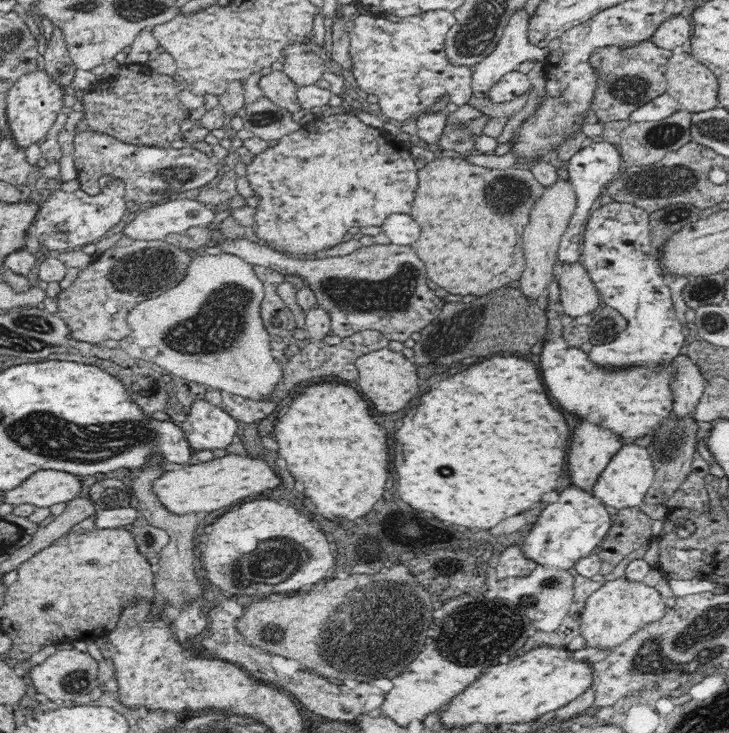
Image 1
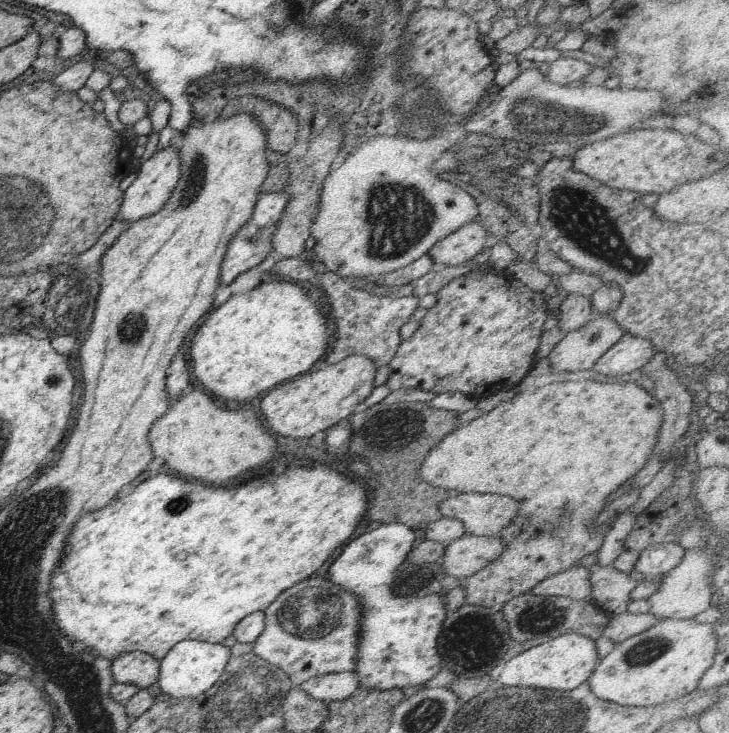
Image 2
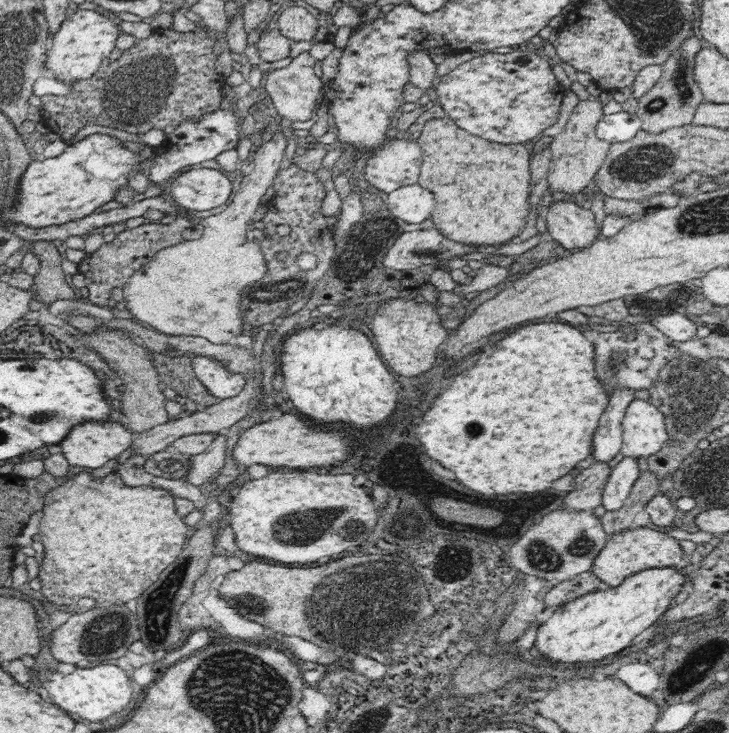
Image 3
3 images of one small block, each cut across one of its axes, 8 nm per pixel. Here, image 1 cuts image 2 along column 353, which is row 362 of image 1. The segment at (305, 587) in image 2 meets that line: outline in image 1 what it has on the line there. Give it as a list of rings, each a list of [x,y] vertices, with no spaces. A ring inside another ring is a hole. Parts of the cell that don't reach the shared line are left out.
[[[613,201],[601,206],[588,218],[583,232],[584,243],[579,263],[586,267],[600,297],[627,320],[627,327],[613,341],[596,347],[587,354],[604,368],[668,366],[688,341],[670,297],[666,277],[658,266],[650,244],[650,216],[643,208]]]

